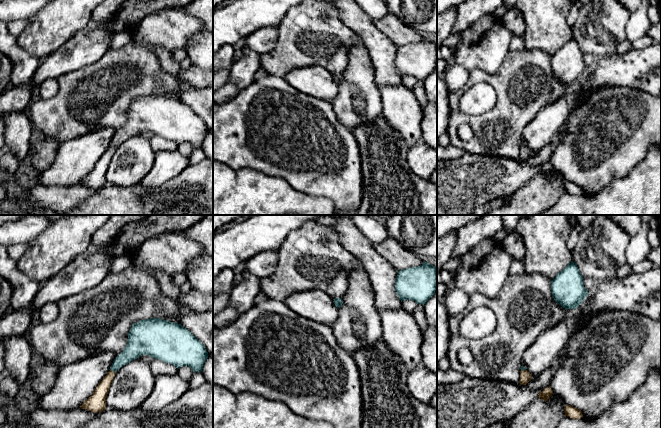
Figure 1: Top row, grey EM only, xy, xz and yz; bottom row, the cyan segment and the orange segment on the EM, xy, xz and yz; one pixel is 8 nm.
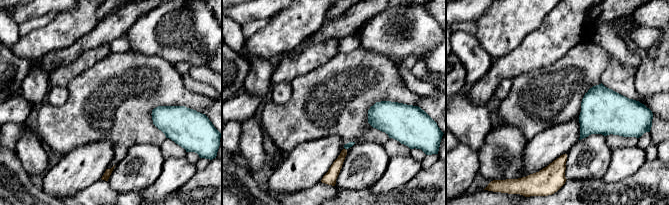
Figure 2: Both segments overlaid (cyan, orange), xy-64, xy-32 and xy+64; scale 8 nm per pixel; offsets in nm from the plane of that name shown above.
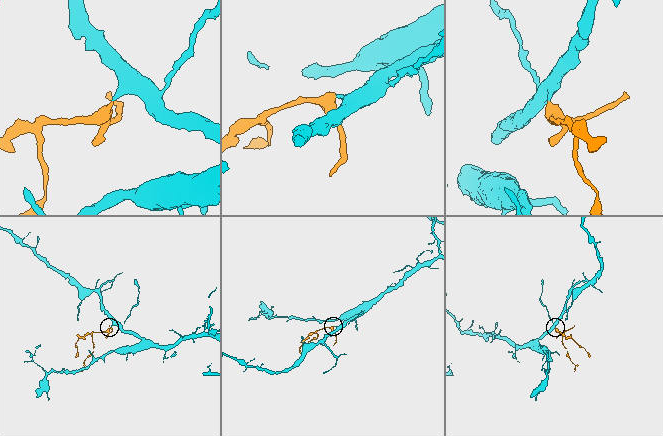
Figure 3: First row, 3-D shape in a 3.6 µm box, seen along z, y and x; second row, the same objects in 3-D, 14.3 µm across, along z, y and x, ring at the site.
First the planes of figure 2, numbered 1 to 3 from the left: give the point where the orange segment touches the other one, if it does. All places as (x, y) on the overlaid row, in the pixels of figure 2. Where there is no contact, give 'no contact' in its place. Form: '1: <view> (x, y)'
1: no contact
2: no contact
3: no contact

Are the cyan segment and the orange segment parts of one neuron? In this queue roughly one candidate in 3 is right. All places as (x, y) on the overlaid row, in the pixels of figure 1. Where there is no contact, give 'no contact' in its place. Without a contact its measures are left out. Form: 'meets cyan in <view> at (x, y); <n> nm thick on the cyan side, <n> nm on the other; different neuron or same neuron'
meets cyan in xy at (112, 370); 140 nm thick on the cyan side, 120 nm on the other; same neuron

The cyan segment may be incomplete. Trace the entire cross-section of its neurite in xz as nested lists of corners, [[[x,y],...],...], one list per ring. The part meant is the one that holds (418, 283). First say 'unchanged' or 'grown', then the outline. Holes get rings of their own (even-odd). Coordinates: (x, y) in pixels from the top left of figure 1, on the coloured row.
unchanged | [[[424,263],[398,271],[395,291],[401,302],[413,300],[417,304],[426,302],[435,294],[437,284],[437,267]]]

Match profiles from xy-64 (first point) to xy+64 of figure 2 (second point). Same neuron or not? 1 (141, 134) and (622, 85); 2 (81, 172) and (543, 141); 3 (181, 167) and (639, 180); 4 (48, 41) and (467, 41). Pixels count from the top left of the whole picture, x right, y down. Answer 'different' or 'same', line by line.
1: different
2: same
3: different
4: different

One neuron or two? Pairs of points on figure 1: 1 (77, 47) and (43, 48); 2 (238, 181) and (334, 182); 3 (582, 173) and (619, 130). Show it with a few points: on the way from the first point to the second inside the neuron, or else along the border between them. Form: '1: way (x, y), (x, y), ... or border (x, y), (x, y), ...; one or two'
1: border (75, 32), (54, 51), (40, 59); two
2: border (265, 173), (283, 178), (293, 188), (307, 195); two
3: way (587, 162), (608, 141); one

